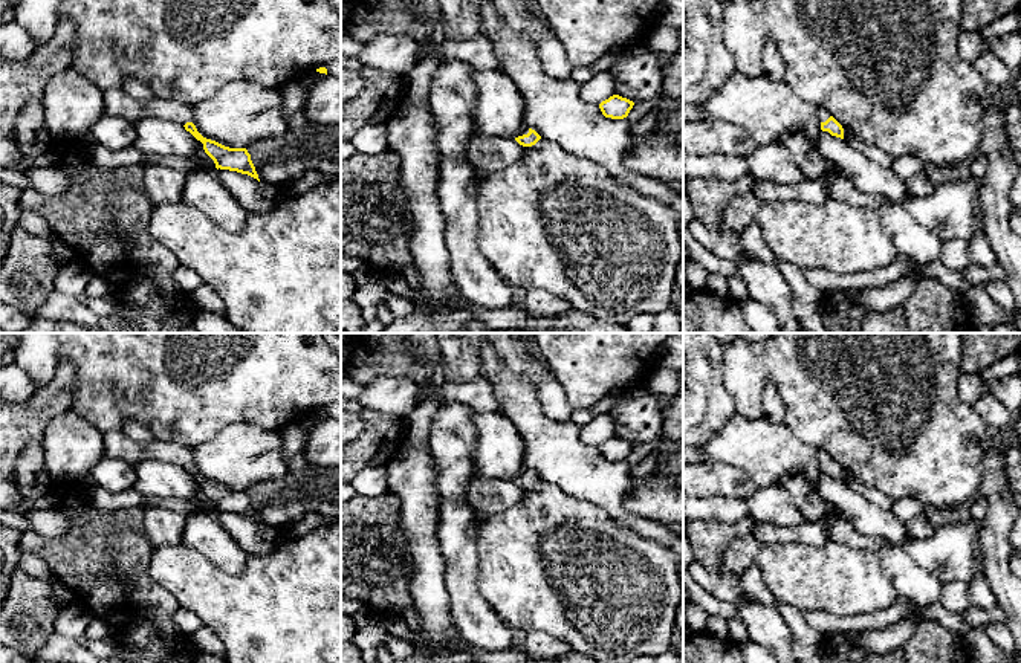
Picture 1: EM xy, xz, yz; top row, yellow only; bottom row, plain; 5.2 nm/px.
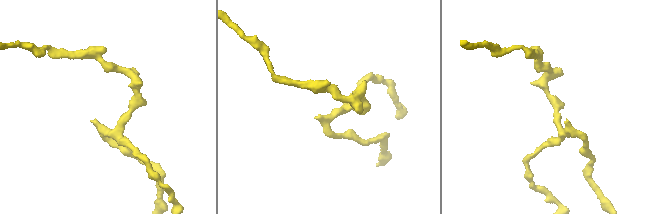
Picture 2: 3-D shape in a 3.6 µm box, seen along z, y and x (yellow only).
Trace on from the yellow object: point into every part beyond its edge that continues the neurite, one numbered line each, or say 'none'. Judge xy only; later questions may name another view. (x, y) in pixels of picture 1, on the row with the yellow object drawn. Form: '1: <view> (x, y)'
1: xy (118, 103)

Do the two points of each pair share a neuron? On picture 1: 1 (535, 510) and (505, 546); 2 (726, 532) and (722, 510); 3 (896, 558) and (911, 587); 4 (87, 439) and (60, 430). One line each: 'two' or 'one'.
1: one
2: two
3: one
4: one

